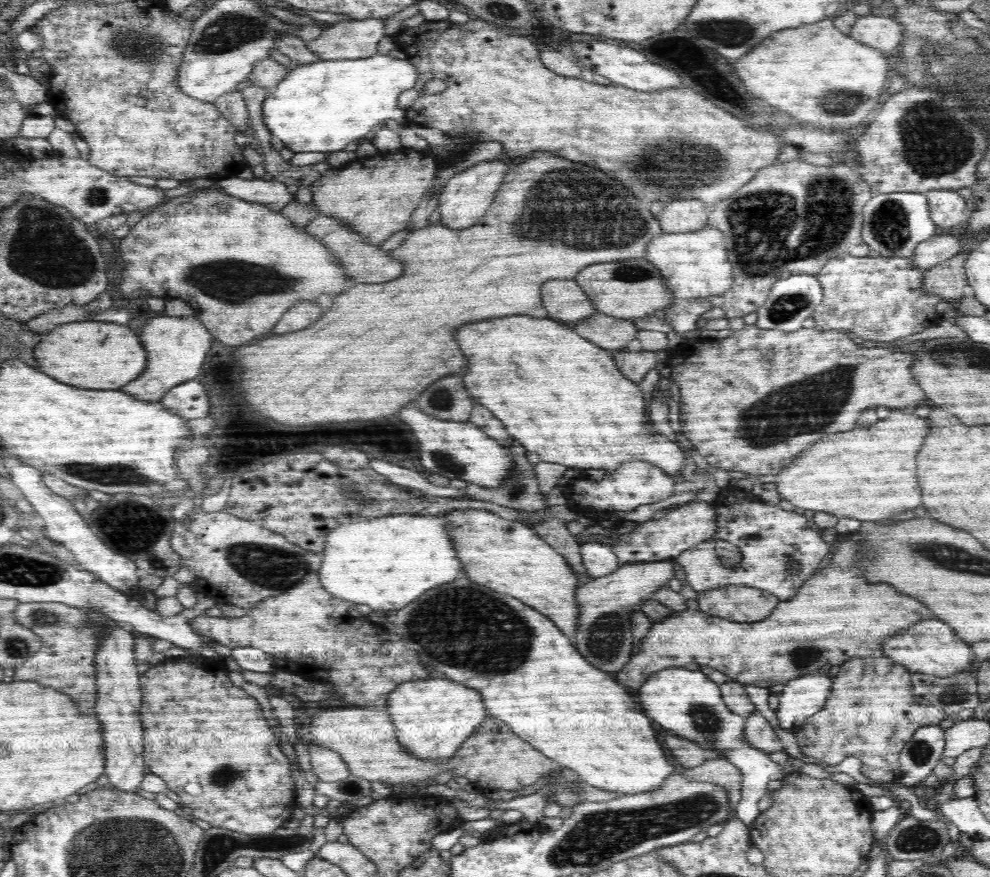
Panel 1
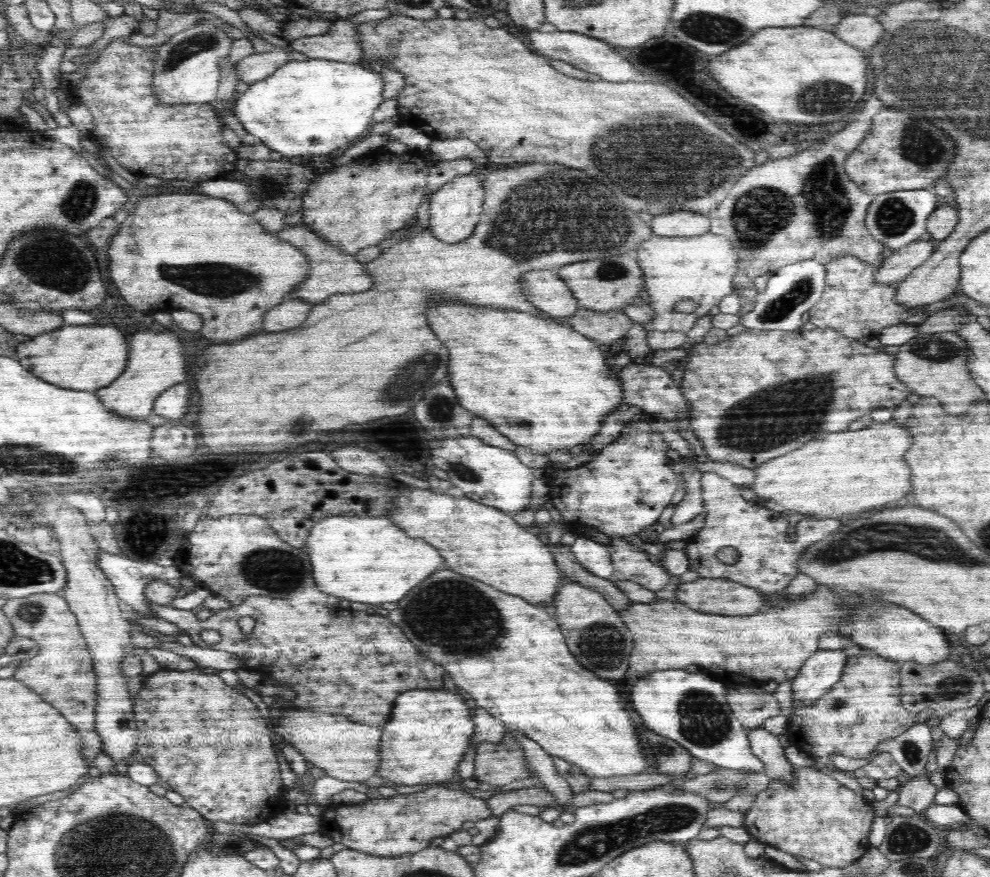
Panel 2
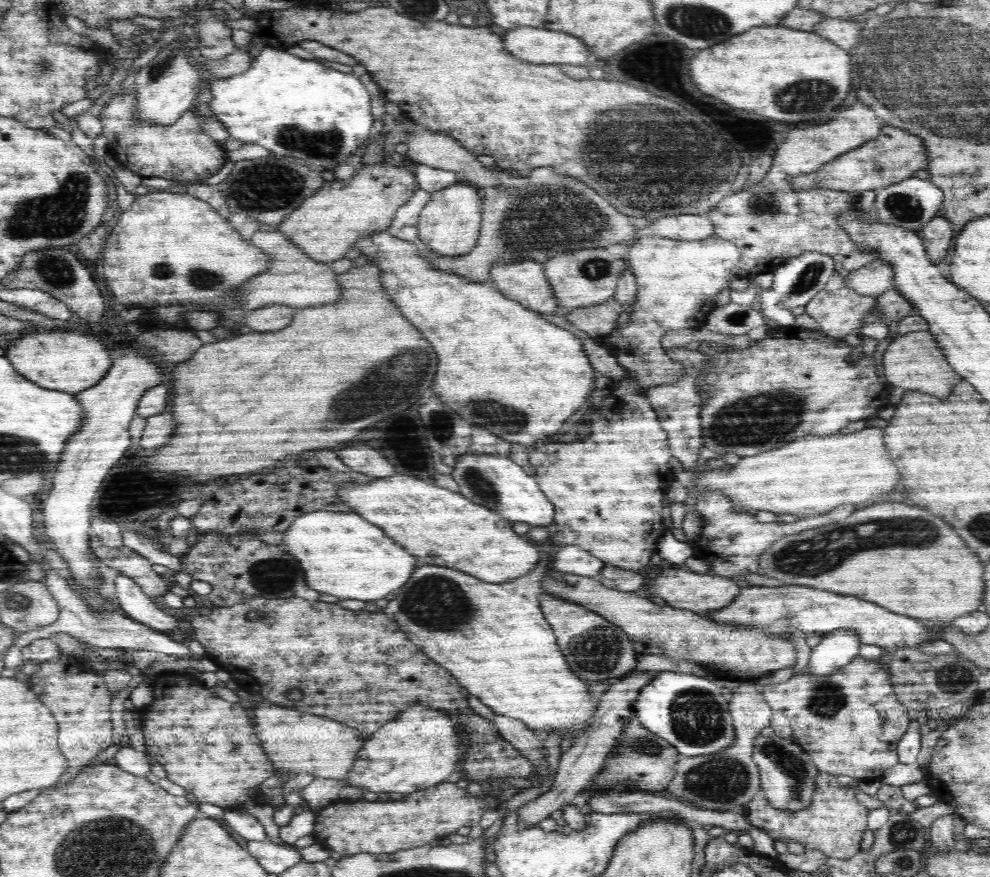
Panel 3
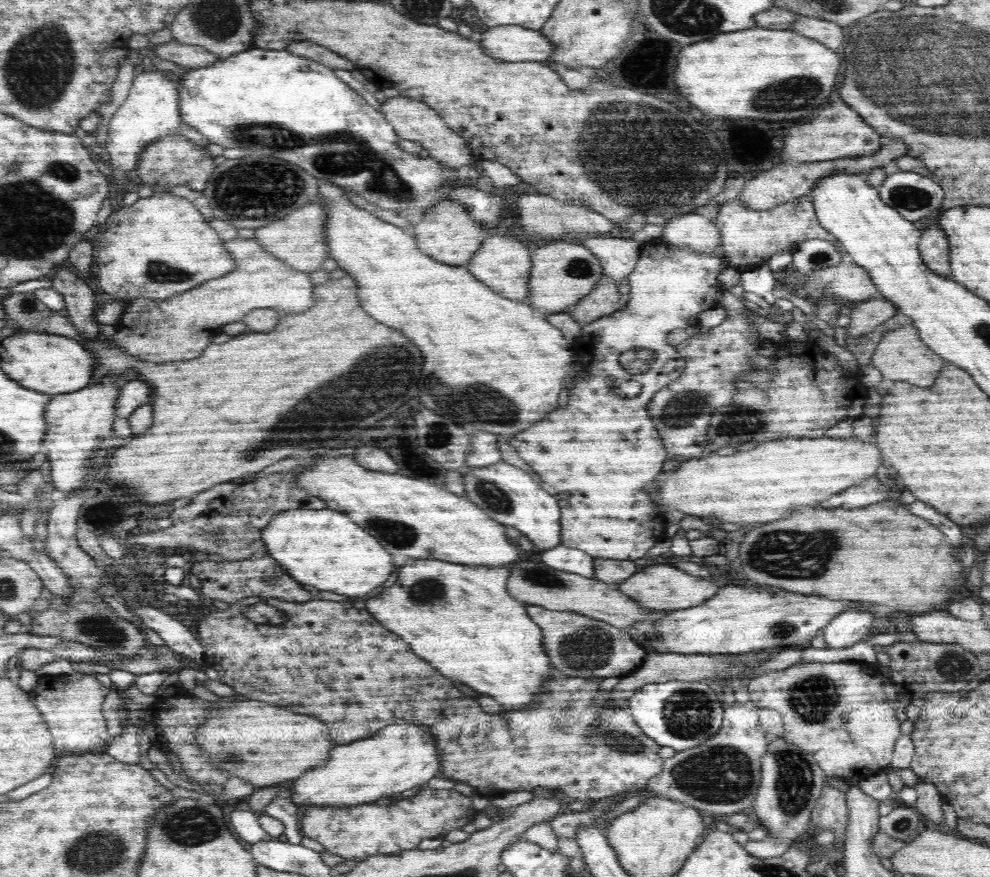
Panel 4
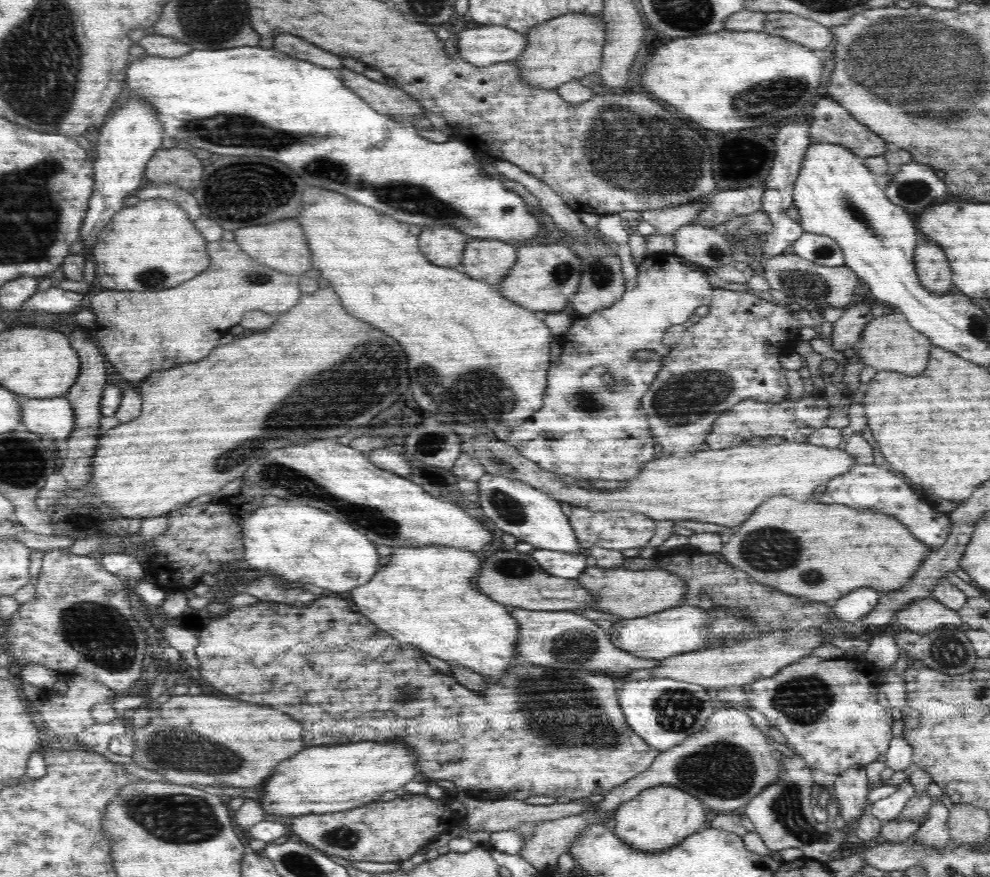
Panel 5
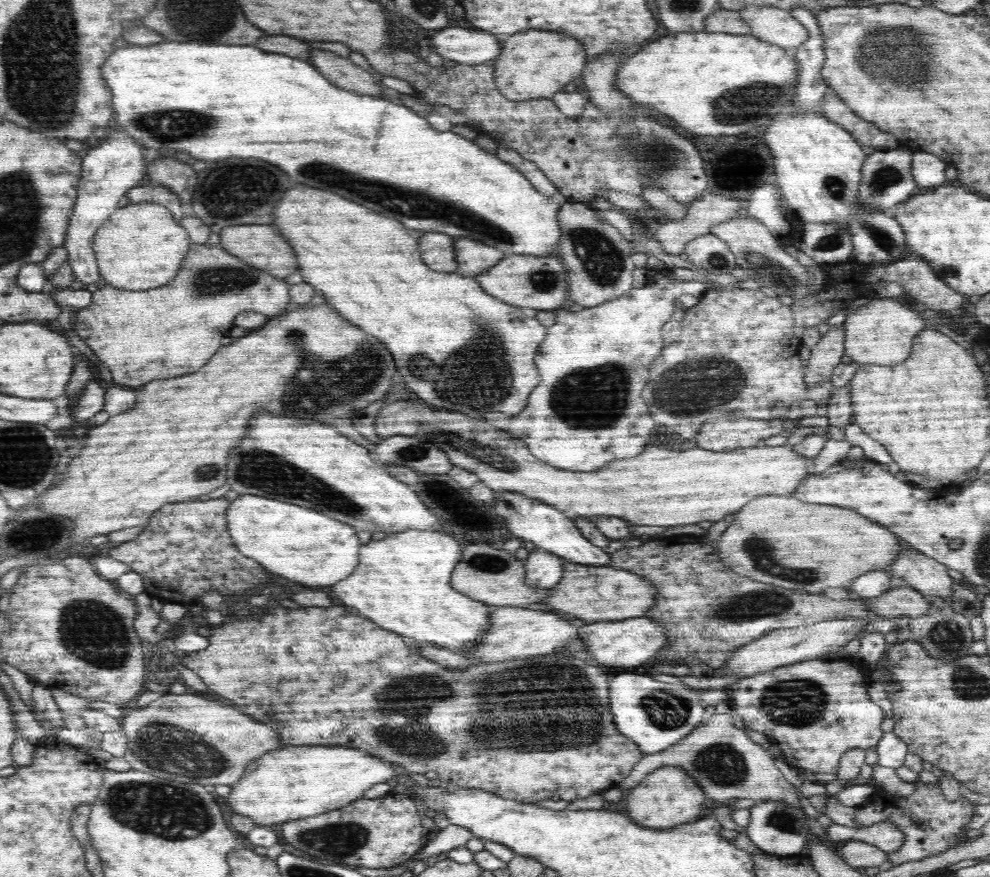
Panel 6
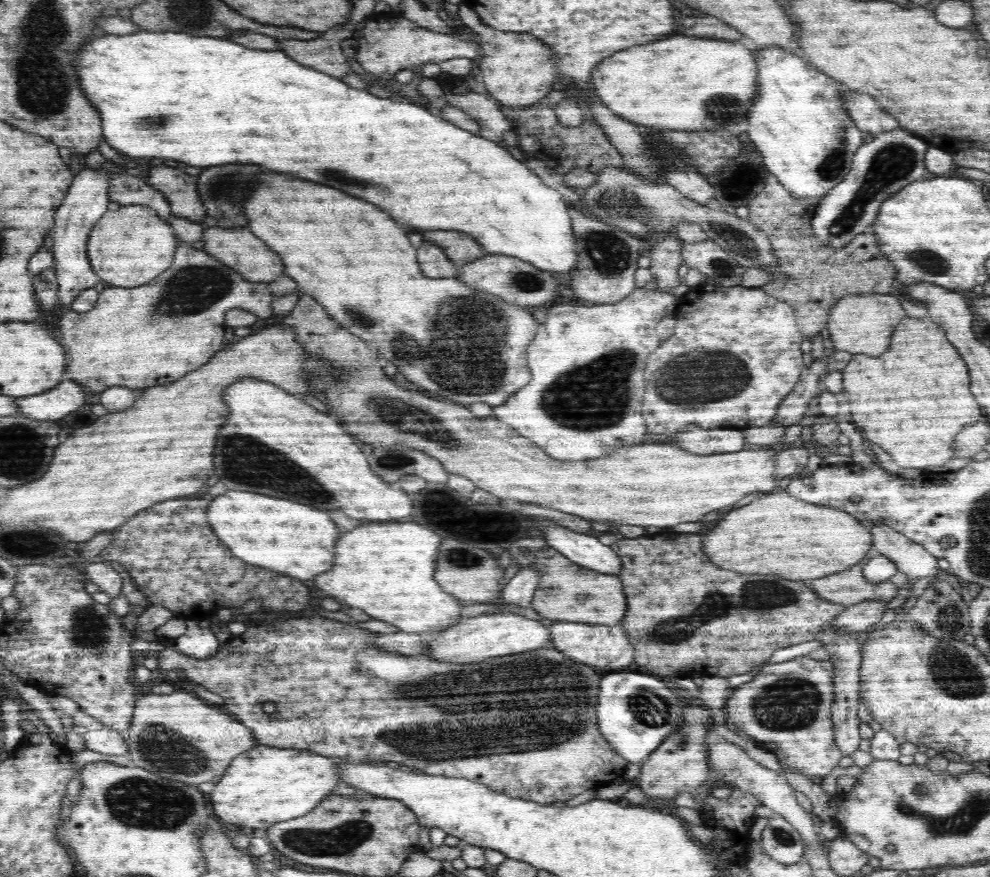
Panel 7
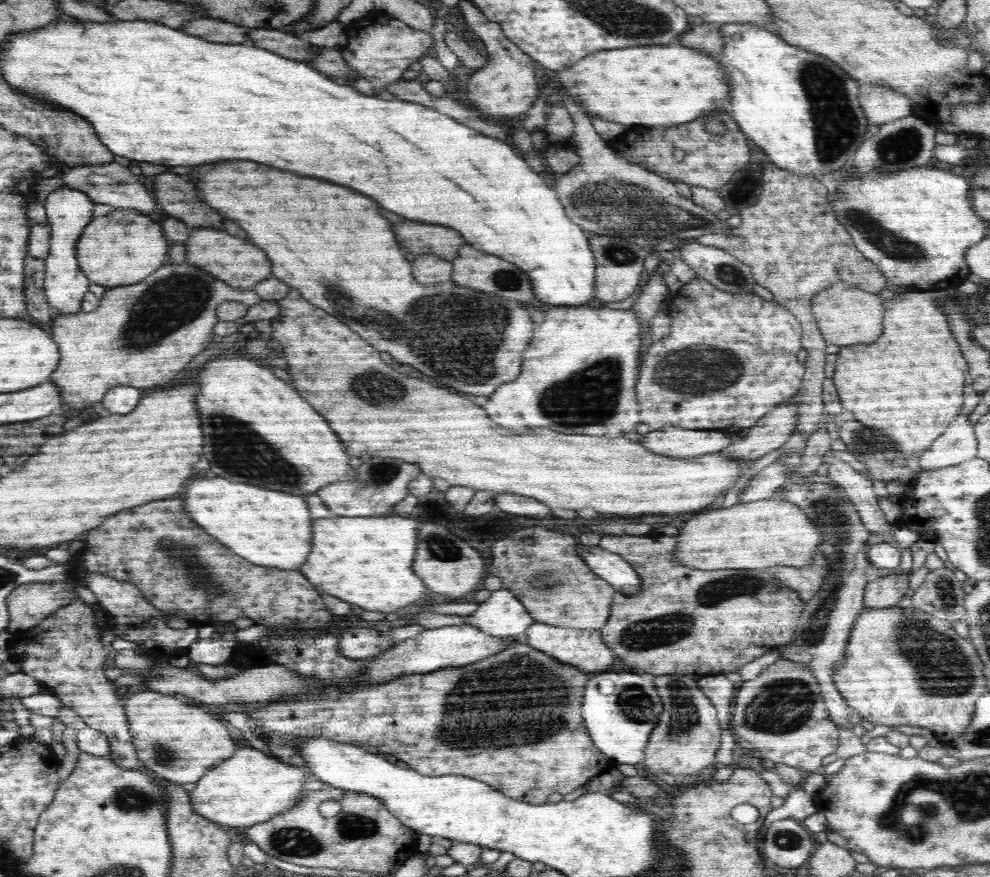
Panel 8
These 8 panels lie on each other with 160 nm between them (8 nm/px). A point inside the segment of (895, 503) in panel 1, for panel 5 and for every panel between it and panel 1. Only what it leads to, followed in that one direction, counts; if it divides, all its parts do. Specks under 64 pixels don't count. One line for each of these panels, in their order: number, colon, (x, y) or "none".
2: (848, 472)
3: (815, 474)
4: (766, 483)
5: (724, 487)

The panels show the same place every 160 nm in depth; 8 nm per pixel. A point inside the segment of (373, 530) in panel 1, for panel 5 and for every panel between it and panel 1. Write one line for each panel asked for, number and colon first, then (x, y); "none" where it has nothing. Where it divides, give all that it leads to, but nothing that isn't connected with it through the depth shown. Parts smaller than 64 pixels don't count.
2: (369, 559)
3: (342, 554)
4: (324, 548)
5: (303, 544)

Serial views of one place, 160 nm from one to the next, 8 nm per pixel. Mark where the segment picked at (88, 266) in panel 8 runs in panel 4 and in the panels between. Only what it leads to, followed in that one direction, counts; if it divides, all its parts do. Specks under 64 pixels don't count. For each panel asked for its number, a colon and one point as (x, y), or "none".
4: (161, 246)
5: (152, 246)
6: (140, 246)
7: (129, 247)

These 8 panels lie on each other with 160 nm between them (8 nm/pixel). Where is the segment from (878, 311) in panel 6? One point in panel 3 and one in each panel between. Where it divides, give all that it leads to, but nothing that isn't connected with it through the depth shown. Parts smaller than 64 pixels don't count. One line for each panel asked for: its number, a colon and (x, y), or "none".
3: (915, 361)
4: (901, 356)
5: (889, 343)

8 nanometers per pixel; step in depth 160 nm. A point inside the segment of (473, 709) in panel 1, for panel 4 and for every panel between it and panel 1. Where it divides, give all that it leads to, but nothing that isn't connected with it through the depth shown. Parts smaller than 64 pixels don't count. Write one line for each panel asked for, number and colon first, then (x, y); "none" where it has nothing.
2: (426, 735)
3: (421, 744)
4: (398, 757)

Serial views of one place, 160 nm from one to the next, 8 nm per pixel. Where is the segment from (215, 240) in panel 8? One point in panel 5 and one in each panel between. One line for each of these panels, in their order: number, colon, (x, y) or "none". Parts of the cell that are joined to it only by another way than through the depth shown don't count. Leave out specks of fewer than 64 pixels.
5: (282, 246)
6: (262, 247)
7: (240, 250)

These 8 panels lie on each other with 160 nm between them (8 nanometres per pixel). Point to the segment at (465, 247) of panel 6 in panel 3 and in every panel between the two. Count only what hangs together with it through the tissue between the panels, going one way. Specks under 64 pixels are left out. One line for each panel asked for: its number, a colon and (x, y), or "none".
3: (525, 283)
4: (503, 264)
5: (490, 260)

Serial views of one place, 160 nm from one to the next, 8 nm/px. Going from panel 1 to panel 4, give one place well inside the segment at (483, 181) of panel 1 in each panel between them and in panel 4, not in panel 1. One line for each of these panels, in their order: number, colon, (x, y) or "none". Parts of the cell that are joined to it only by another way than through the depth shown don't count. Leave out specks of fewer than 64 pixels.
2: (455, 209)
3: (450, 223)
4: (447, 232)

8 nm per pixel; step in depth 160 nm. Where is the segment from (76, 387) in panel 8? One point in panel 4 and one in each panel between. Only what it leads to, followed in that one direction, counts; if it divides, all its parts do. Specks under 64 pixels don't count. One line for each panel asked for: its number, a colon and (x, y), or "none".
4: (178, 329)
5: (185, 323)
6: (139, 336)
7: (104, 344)

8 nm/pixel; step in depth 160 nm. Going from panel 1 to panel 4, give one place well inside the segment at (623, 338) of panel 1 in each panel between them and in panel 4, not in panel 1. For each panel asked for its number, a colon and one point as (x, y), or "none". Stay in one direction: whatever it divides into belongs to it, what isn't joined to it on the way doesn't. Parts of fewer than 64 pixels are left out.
2: (604, 328)
3: (598, 321)
4: (604, 300)

